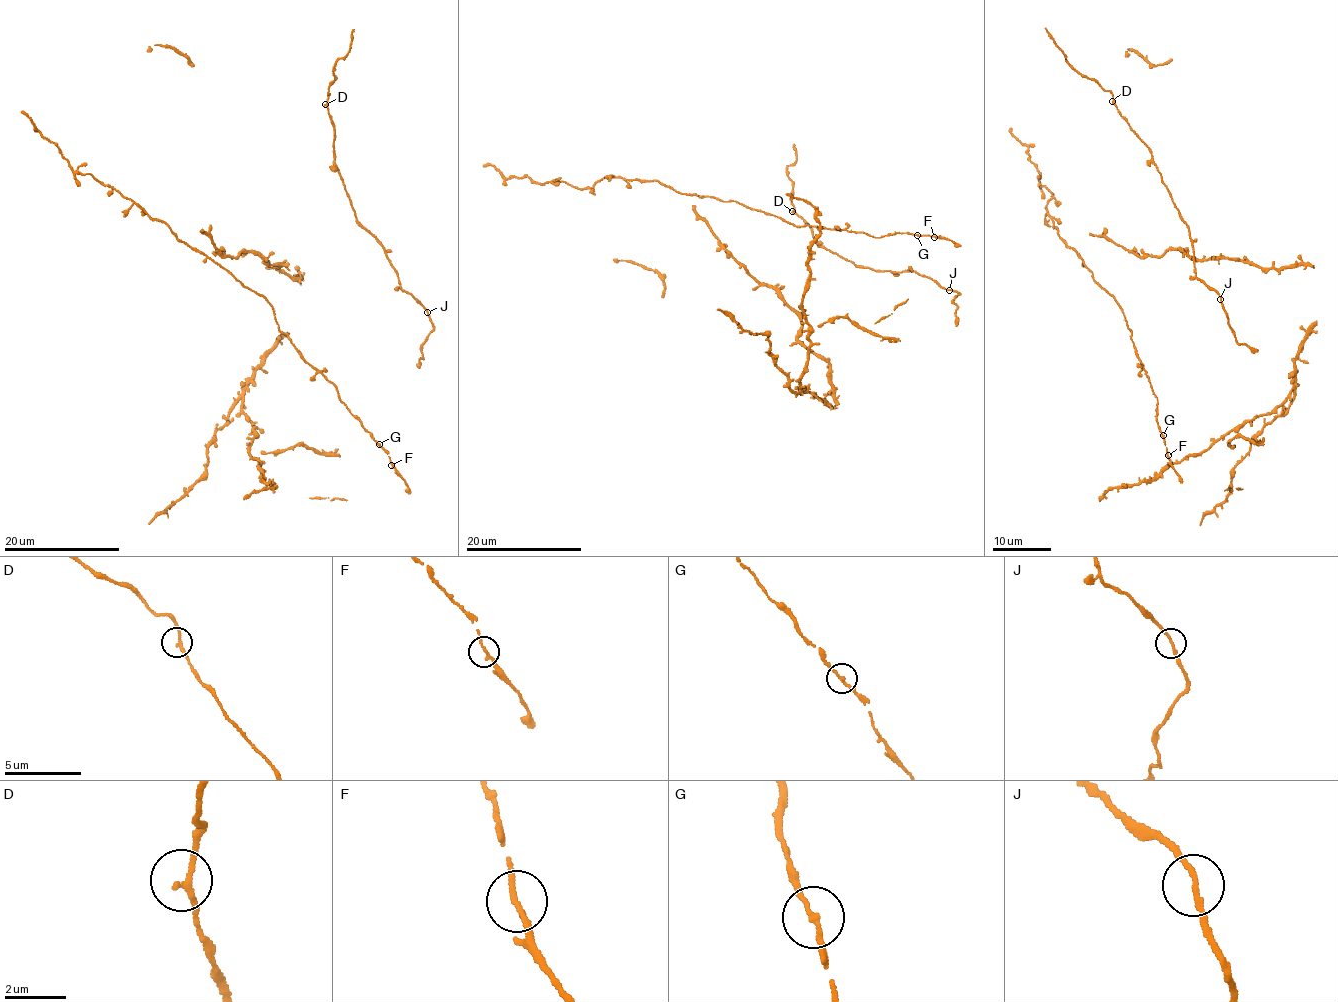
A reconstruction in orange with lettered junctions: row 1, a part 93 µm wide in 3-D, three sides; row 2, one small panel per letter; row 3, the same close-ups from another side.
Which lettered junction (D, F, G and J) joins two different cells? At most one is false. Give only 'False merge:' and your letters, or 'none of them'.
False merge: none of them

